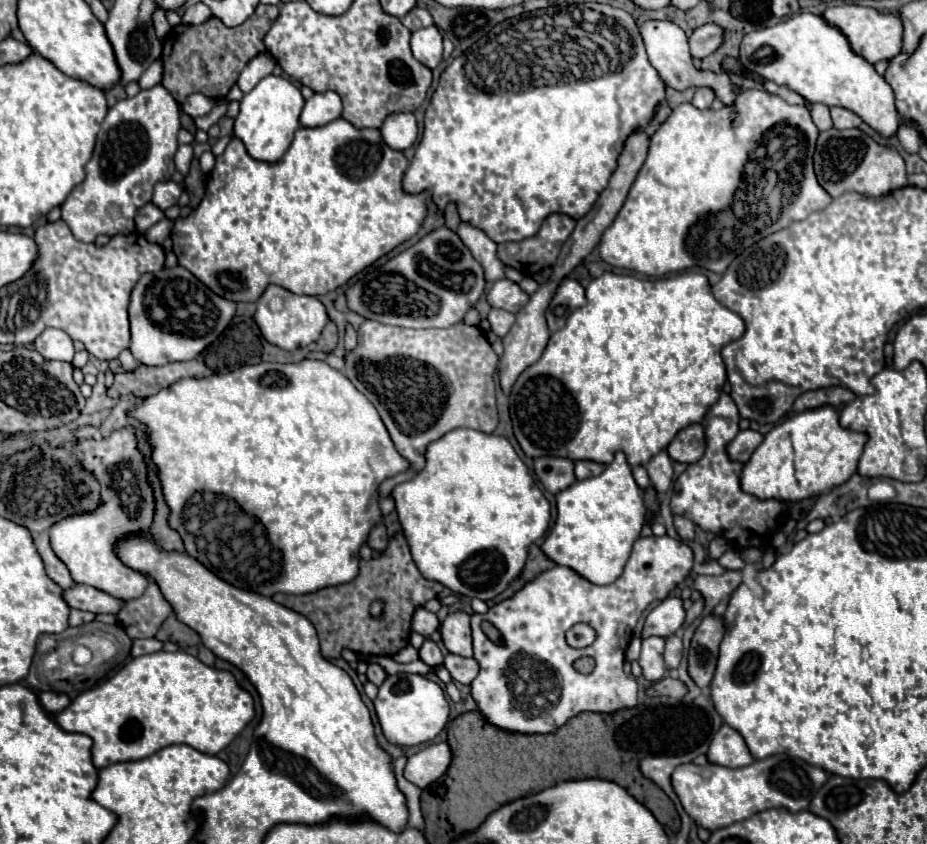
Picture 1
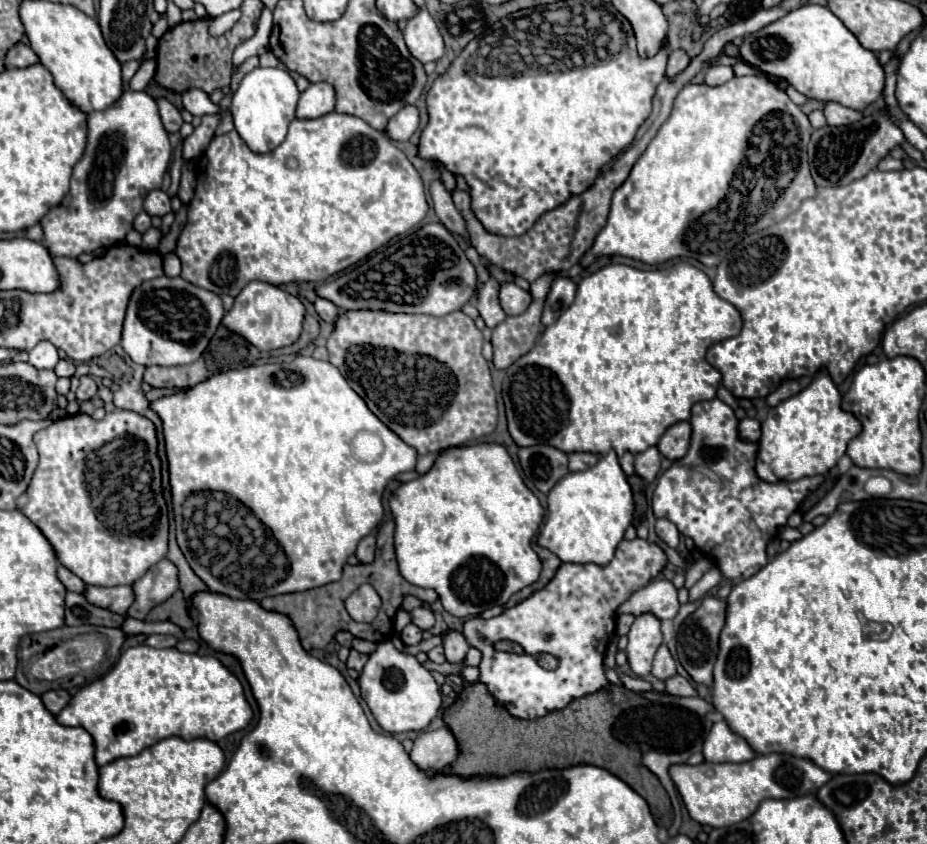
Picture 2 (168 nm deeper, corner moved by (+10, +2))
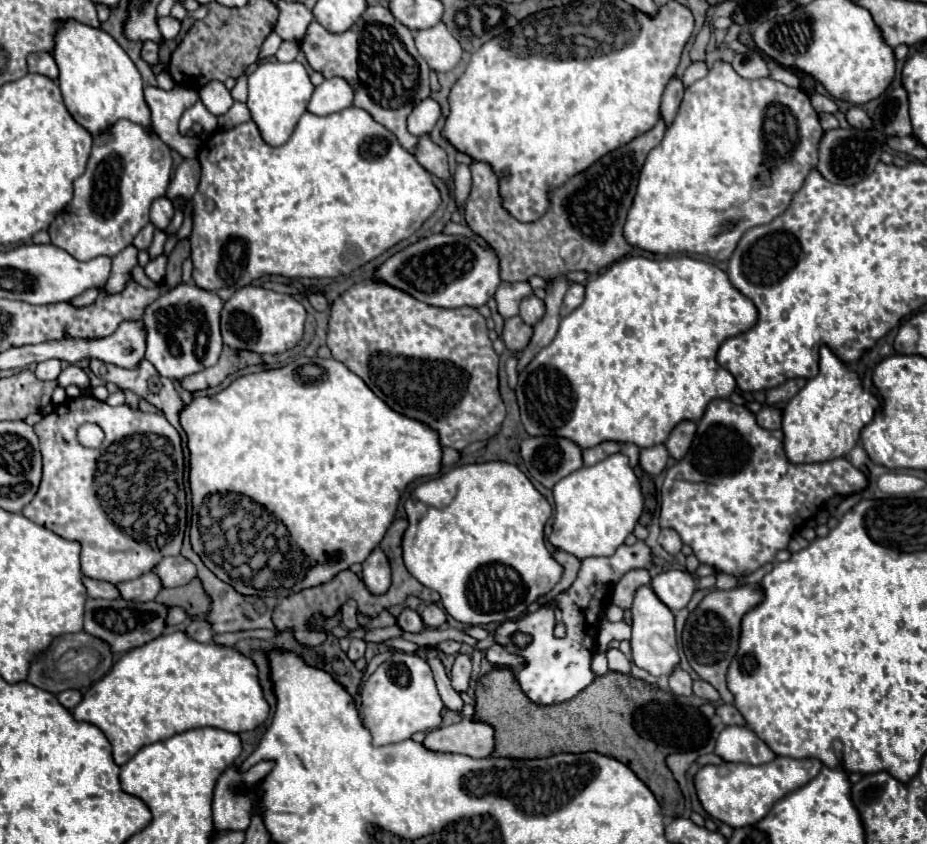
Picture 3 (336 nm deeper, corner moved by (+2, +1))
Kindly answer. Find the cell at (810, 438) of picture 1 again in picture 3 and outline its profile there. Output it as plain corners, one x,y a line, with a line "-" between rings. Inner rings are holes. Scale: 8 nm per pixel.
826,345
820,347
820,373
810,379
784,409
782,431
788,459
792,463
816,463
848,455
866,425
862,415
874,415
876,407
878,399
864,391
858,373
840,361

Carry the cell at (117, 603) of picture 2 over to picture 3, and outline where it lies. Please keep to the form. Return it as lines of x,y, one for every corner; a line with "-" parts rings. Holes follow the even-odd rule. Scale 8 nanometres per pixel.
148,571
138,579
118,583
116,587
122,591
122,599
126,601
152,601
160,593
162,581
154,571

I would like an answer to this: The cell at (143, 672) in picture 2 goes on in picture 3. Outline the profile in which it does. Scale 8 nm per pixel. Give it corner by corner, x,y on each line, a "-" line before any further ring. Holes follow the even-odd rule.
174,631
174,633
166,633
166,635
160,635
158,639
142,645
142,647
136,647
132,651
128,651
112,669
106,677
102,677
100,681
96,681
84,695
84,699
80,701
78,707
72,709
72,715
76,721
86,721
86,723
92,723
96,725
106,737
108,741
112,743
112,755
114,755
114,761
118,765
124,765
128,763
144,745
150,745
150,743
156,743
156,741
162,741
162,739
168,739
176,733
182,733
182,731
188,731
188,729
196,729
196,727
216,727
216,729
224,729
224,731
232,731
232,733
242,733
242,731
250,731
250,729
256,729
258,725
262,725
266,721
270,713
270,705
268,701
264,699
264,691
262,691
262,685
260,685
260,679
258,679
258,667
256,663
242,655
238,649
234,647
226,647
226,645
218,645
218,643
198,643
194,639
190,639
184,631

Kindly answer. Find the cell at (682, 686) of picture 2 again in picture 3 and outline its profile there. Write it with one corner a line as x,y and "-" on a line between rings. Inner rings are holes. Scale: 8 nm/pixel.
702,679
694,681
694,695
704,699
704,701
708,701
708,703
716,703
720,699
720,693
710,683
706,683

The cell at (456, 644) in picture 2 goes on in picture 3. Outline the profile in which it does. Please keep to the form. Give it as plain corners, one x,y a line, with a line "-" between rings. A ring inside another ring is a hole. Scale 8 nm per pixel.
460,655
460,657
454,661
452,679
450,679
454,691
458,691
458,693
468,691
468,687
470,687
470,671
472,671
472,661
470,661
466,655

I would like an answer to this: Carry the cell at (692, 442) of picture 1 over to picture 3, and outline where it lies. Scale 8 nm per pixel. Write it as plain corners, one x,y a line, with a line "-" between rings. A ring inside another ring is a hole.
682,421
682,423
678,423
678,425
672,429
670,437
666,439
664,445
668,447
670,455
672,455
676,461
682,459
682,455
686,455
688,447
690,447
690,443
692,443
692,439
694,439
694,431
696,431
696,423
694,423
694,421

